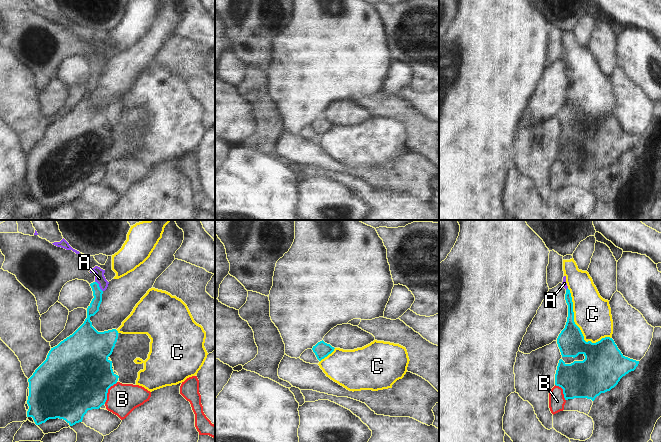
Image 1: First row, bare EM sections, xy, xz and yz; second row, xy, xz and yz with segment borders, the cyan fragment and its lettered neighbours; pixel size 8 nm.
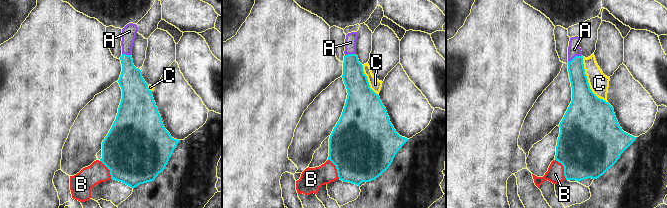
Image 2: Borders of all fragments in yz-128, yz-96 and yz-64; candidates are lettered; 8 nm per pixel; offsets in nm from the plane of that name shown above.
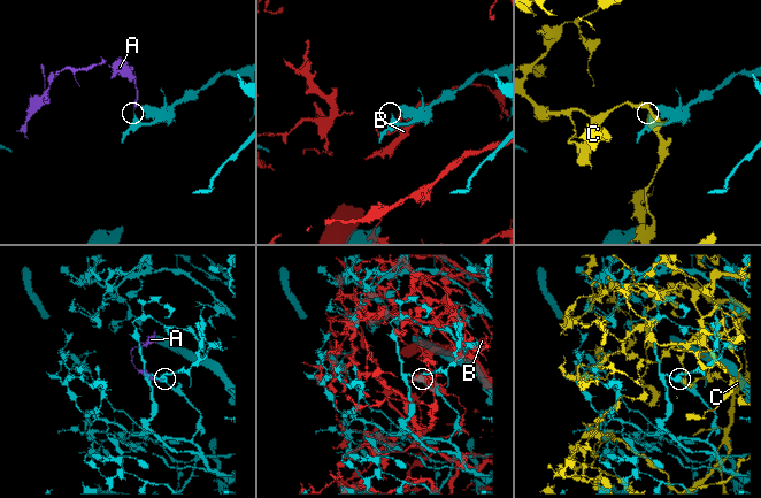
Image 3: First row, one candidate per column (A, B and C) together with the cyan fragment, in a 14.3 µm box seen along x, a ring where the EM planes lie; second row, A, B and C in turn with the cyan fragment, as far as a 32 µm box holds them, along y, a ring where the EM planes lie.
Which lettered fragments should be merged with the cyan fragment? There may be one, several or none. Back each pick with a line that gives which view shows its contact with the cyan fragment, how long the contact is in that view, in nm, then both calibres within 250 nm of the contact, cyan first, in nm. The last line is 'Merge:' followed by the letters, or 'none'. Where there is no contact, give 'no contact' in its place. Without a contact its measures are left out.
A: xy | 110 nm | 80/80 nm
Merge: A

